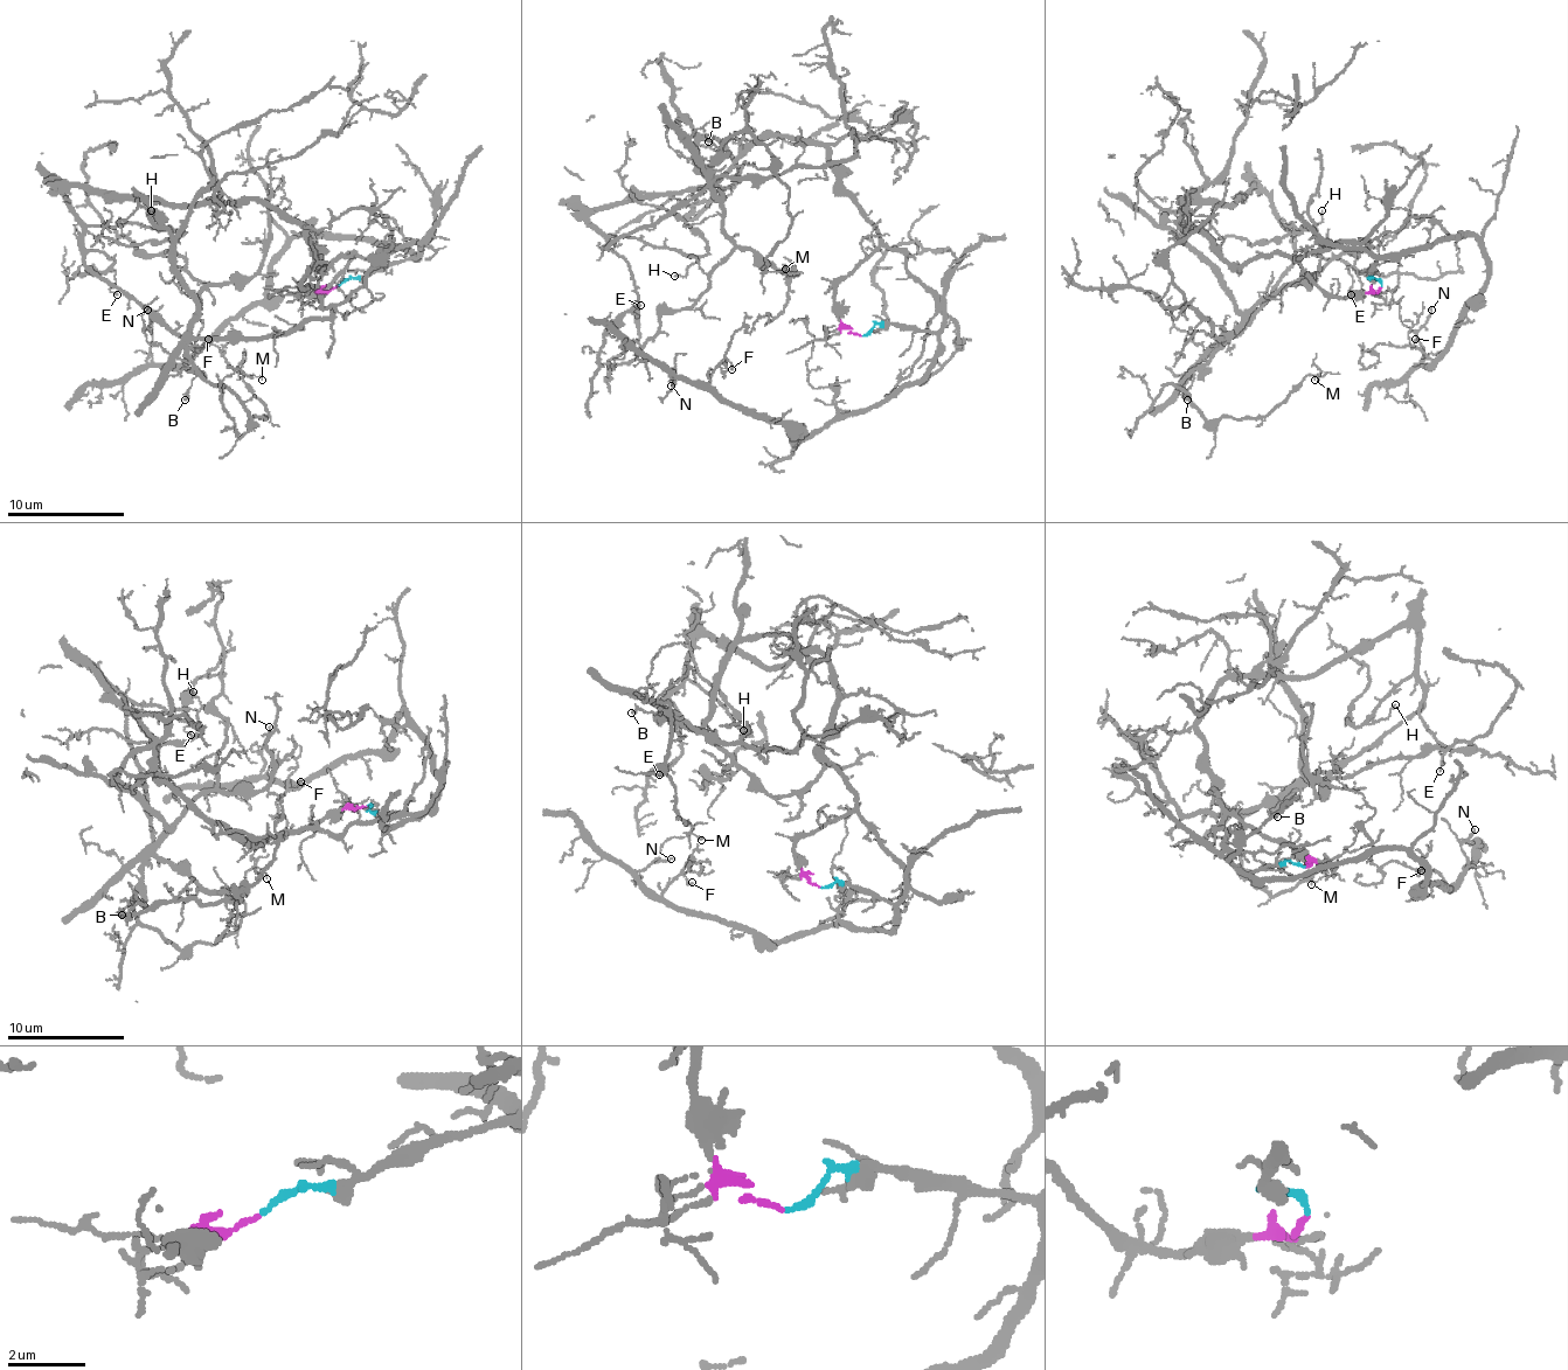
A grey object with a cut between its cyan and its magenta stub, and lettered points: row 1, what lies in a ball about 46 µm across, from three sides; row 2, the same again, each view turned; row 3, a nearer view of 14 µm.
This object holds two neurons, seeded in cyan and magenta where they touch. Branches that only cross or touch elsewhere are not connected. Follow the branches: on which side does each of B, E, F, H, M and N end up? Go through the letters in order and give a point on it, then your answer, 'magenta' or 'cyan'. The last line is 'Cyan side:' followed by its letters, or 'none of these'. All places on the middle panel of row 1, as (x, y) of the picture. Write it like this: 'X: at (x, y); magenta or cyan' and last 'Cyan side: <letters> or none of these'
B: at (708, 141); magenta
E: at (640, 305); magenta
F: at (732, 369); cyan
H: at (674, 276); magenta
M: at (785, 269); magenta
N: at (671, 386); cyan
Cyan side: F, N

